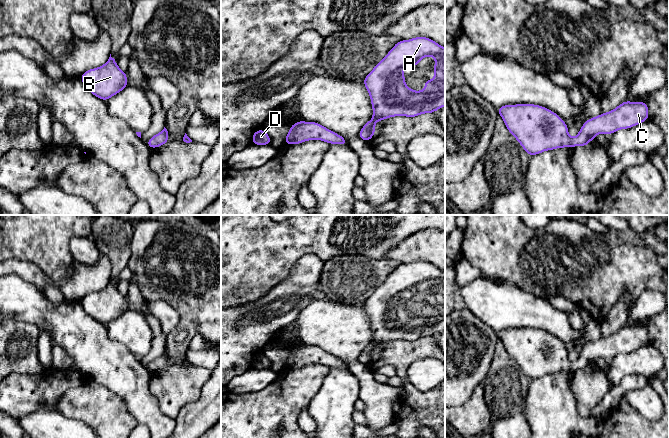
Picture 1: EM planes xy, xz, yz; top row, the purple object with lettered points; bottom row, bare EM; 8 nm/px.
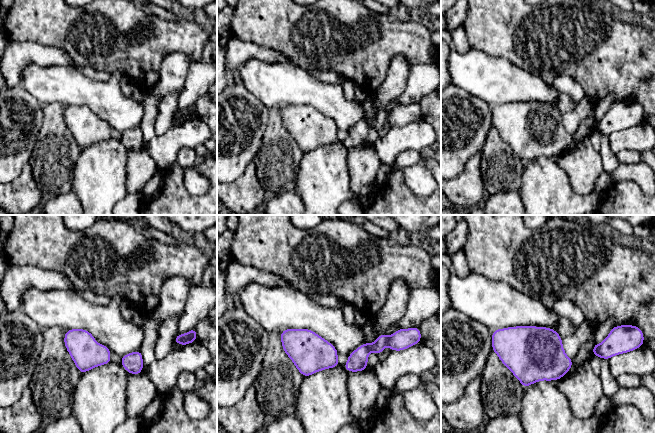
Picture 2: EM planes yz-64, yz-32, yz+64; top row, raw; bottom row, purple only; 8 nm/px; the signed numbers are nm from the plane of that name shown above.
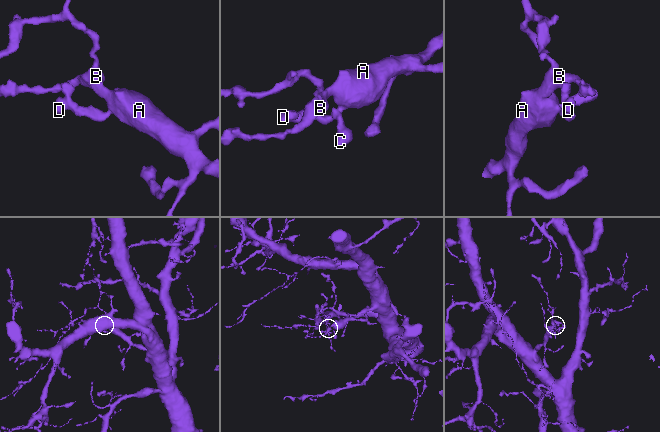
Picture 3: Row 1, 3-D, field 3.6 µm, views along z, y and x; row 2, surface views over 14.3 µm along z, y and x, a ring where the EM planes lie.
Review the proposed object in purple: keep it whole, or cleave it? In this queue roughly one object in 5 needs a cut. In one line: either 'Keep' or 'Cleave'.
Keep

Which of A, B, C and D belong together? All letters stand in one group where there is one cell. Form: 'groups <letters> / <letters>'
groups A B C D

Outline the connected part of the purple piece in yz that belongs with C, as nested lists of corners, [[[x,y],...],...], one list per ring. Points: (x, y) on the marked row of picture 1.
[[[628,100],[615,109],[589,118],[575,138],[568,135],[566,122],[553,111],[536,104],[503,105],[497,108],[509,133],[517,139],[529,157],[547,150],[588,146],[596,135],[614,134],[649,119],[646,102]]]

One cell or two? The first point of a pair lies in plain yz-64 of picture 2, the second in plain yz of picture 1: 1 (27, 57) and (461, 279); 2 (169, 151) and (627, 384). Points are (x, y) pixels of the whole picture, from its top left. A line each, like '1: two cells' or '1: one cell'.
1: one cell
2: two cells

